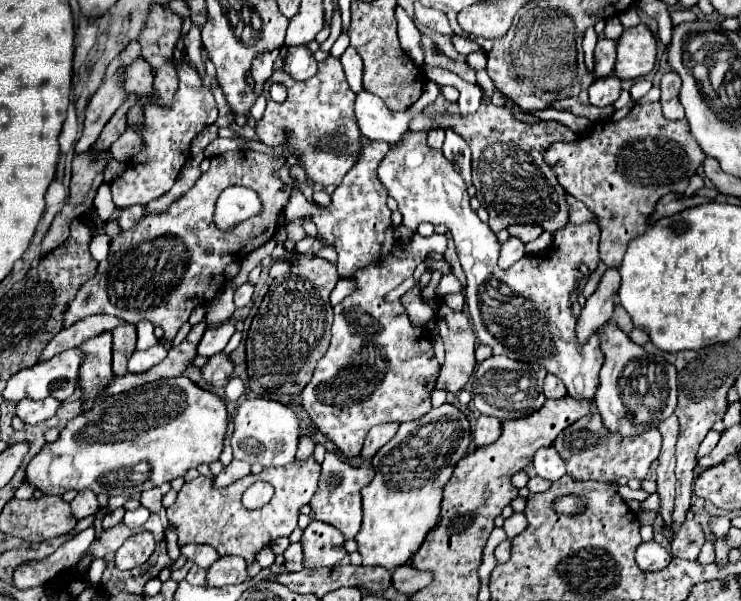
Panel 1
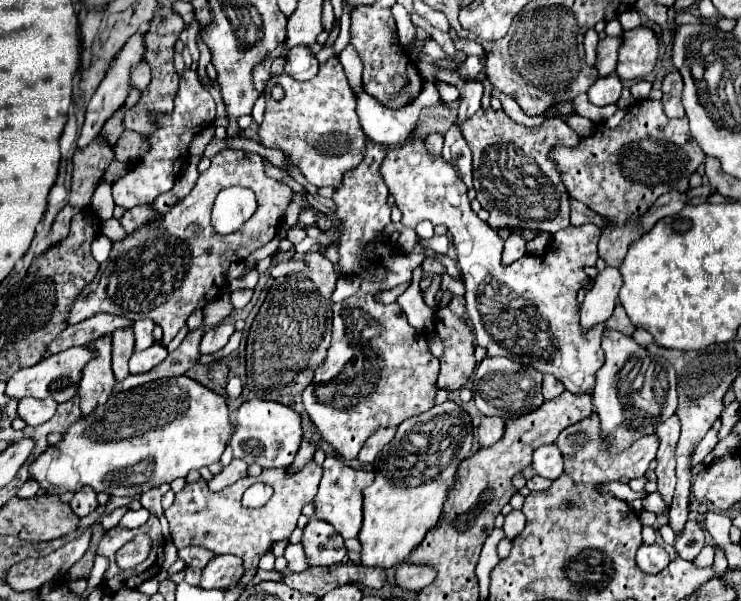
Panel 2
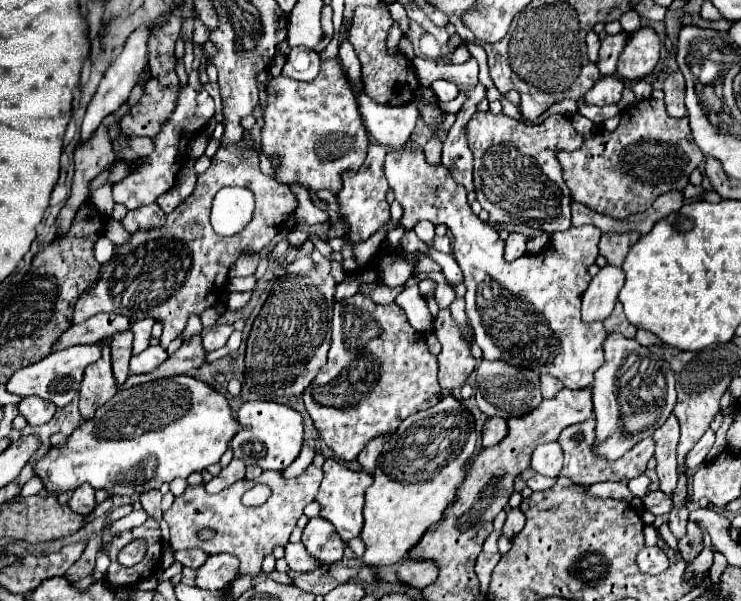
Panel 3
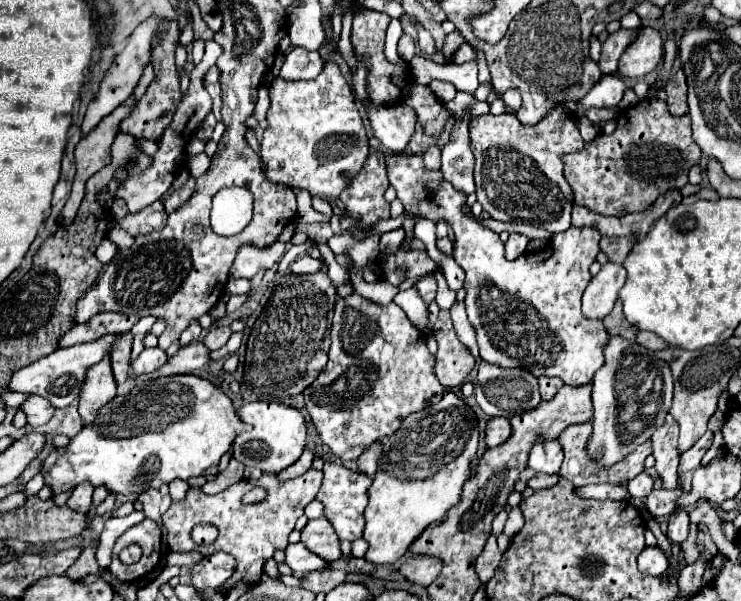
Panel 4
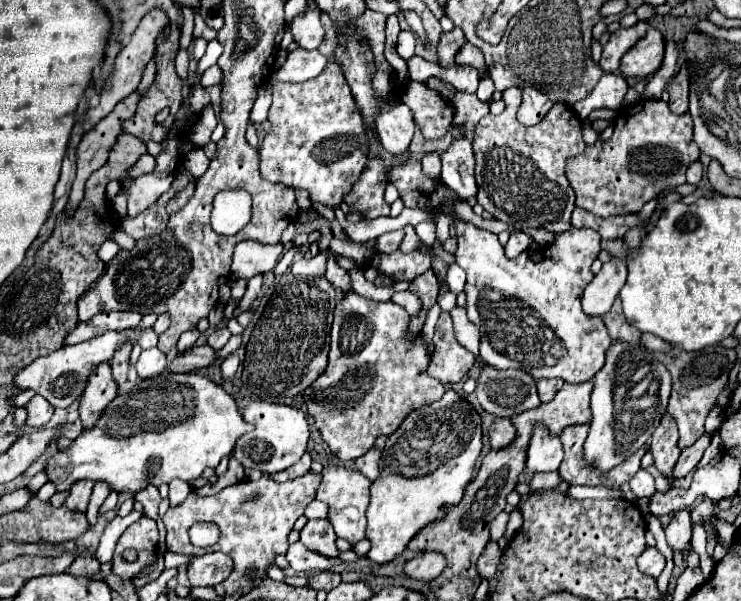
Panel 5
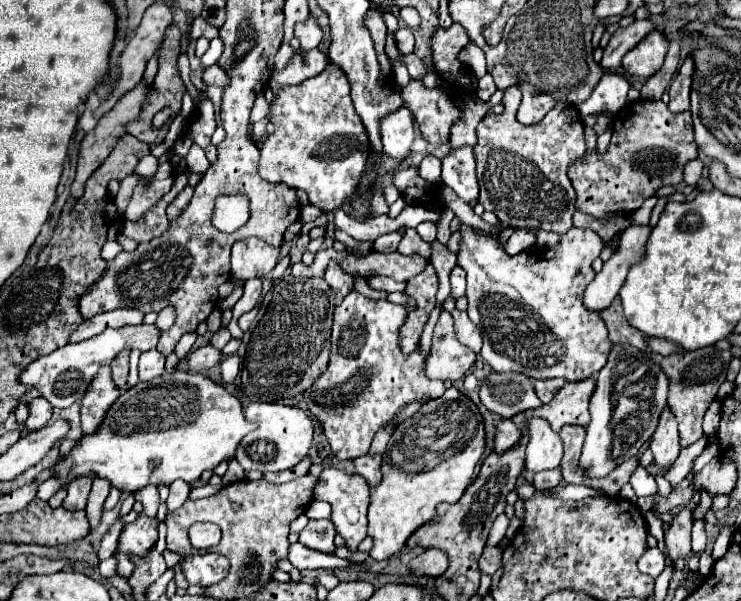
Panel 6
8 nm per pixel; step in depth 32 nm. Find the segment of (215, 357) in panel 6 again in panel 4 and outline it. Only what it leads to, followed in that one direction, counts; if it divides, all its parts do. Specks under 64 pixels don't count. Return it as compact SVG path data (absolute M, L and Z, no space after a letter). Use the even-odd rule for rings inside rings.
M192 342L186 348L180 348L174 358L170 358L164 368L156 370L150 376L140 376L138 380L158 378L158 376L172 376L172 374L190 374L192 370L198 370L210 362L210 348L204 348L200 342Z

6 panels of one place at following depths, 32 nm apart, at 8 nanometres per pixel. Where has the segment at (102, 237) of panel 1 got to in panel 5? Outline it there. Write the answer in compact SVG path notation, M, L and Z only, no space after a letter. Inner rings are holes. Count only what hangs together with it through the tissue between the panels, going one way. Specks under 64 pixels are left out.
M106 240L104 246L100 246L98 256L100 256L104 262L108 262L108 260L112 260L118 252L120 252L120 246L118 246L114 240Z

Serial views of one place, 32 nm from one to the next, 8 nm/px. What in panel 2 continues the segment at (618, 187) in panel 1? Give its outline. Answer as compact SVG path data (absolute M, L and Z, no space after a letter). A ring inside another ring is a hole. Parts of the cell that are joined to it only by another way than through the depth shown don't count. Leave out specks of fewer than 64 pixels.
M642 100L642 102L632 104L626 110L626 116L614 130L598 124L596 132L592 136L582 138L580 146L576 146L572 150L564 148L564 146L556 146L552 150L552 158L556 160L556 164L560 168L560 176L564 180L564 186L568 188L570 196L584 202L596 214L614 222L614 228L608 228L606 232L602 232L598 242L598 253L606 260L608 266L618 268L622 264L630 244L642 236L642 230L636 228L636 222L632 222L632 220L642 216L656 202L658 196L662 196L670 190L686 192L690 176L704 162L704 152L692 140L692 134L688 130L688 118L680 118L680 120L668 118L668 116L664 116L664 106L660 100Z

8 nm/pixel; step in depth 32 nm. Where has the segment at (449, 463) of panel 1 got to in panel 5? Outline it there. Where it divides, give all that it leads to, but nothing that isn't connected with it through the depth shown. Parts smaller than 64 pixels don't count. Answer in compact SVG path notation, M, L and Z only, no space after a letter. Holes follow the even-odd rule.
M446 390L446 394L424 406L414 410L402 422L396 432L390 434L386 448L382 450L380 460L380 478L370 486L370 506L368 506L368 530L366 538L372 542L368 558L382 564L390 562L402 554L408 540L426 524L438 520L442 516L442 504L458 504L464 496L466 484L474 478L474 466L482 452L482 418L474 410L474 406L462 398L456 390Z

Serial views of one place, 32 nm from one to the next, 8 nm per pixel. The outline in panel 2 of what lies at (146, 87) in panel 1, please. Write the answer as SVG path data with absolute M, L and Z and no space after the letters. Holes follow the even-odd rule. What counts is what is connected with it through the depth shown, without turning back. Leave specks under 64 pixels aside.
M142 62L142 64L136 66L134 72L132 72L132 86L134 86L134 88L140 88L140 90L146 90L148 82L150 82L150 68L148 68L146 62Z

